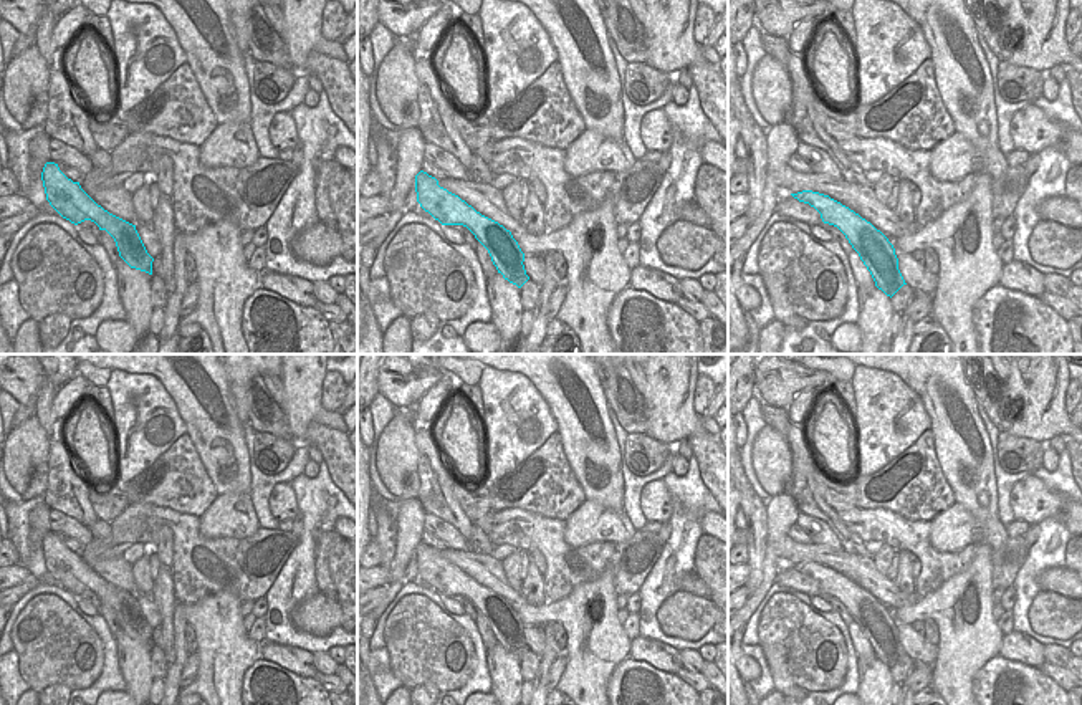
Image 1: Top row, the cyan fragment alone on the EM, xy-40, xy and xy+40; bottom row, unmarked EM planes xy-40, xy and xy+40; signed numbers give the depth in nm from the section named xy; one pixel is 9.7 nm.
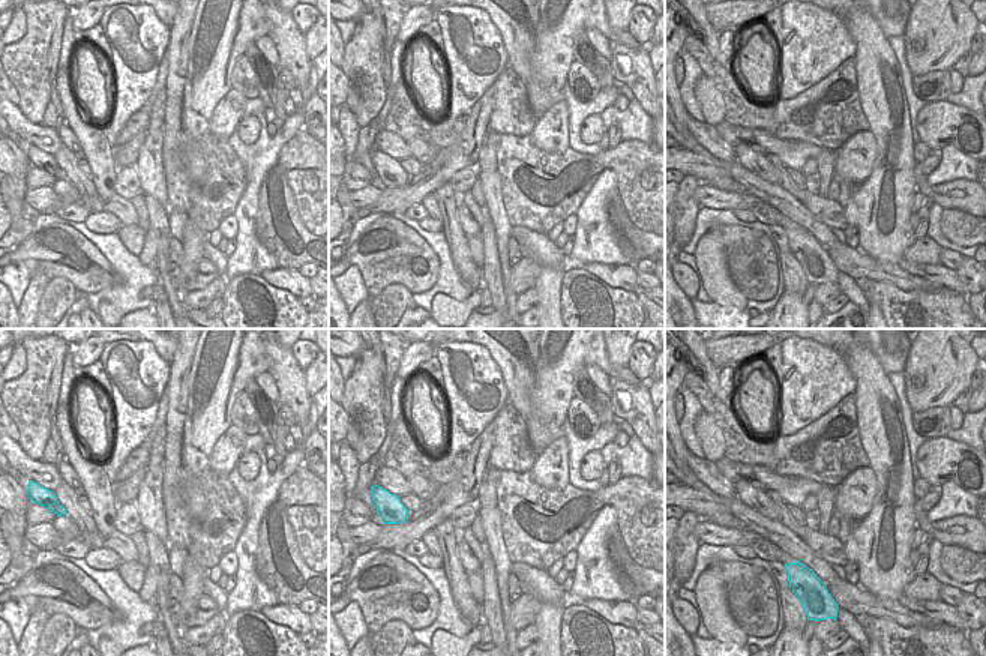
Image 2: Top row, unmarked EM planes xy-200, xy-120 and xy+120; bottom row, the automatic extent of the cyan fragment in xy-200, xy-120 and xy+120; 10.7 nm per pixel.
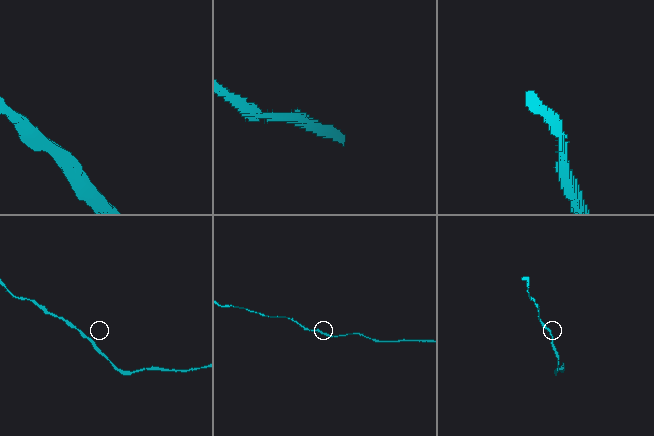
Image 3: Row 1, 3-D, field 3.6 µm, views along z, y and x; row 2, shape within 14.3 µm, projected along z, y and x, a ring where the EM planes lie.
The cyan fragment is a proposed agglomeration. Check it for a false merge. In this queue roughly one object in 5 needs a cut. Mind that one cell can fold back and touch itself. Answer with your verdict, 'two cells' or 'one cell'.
one cell

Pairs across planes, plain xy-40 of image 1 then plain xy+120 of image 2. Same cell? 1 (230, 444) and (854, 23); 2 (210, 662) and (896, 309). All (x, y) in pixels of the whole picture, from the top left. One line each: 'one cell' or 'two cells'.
1: one cell
2: two cells

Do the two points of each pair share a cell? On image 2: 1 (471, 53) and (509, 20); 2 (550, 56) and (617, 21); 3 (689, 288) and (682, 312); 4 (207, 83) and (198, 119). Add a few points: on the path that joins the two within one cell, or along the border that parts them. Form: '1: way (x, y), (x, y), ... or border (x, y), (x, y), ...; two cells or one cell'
1: border (488, 15), (499, 30), (509, 62); two cells
2: border (607, 15), (613, 27), (626, 30); two cells
3: border (680, 288), (689, 299); two cells
4: way (203, 92), (203, 110); one cell

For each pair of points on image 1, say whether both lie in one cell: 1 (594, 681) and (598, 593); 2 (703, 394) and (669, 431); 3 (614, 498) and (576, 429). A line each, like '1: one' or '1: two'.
1: one
2: two
3: one

